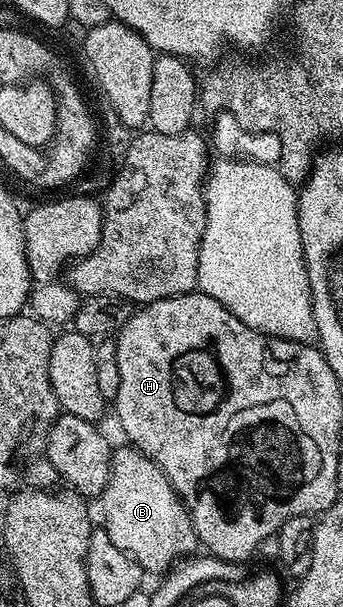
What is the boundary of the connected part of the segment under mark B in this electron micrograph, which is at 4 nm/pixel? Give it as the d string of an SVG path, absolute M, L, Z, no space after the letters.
M130 445L122 446L114 448L111 457L111 476L101 496L101 502L103 502L102 530L109 533L109 538L113 540L113 545L117 545L117 549L121 549L129 557L136 559L144 572L166 573L180 559L196 554L200 546L199 538L195 535L185 505L179 500L179 494L171 487L162 469L137 448Z

